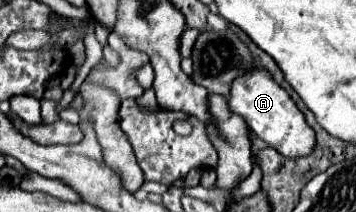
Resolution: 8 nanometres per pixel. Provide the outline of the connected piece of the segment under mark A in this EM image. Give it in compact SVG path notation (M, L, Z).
M255 68L253 72L235 78L227 102L229 102L229 110L243 116L247 126L253 130L257 138L267 142L283 156L297 158L297 156L307 156L309 150L313 150L315 132L305 122L305 116L295 106L291 96L273 80L273 76L265 68Z

